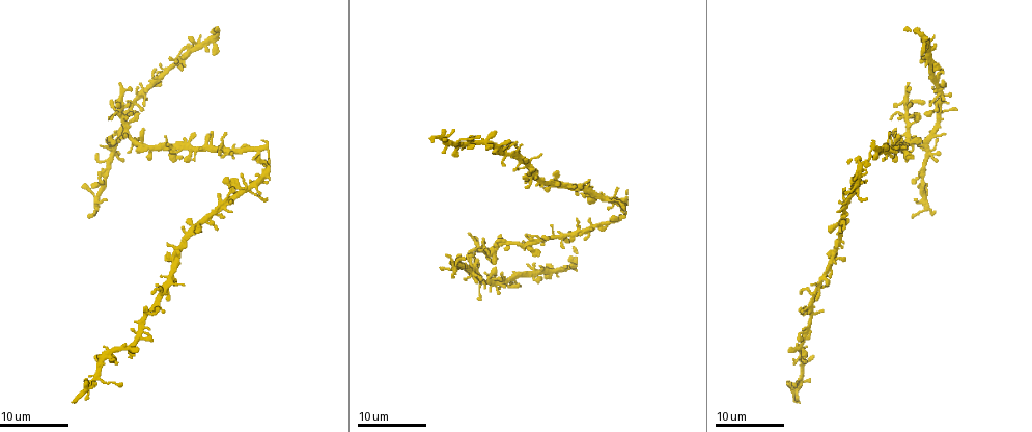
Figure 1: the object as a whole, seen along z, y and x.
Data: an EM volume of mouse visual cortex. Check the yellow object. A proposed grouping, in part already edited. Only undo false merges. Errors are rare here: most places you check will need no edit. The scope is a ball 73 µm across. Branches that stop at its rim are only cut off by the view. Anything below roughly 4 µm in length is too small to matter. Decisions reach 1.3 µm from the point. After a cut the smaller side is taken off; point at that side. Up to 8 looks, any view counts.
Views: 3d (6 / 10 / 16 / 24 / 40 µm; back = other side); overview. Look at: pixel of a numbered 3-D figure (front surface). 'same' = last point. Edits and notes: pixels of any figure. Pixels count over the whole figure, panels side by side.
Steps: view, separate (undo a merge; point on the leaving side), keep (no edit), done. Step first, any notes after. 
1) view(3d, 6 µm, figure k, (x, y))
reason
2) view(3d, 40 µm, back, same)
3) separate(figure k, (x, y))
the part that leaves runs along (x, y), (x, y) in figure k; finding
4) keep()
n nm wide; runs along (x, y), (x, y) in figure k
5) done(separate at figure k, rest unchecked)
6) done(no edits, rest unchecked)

view(3d, 16 µm, figure 1, (924, 208))
small branch off a trunk

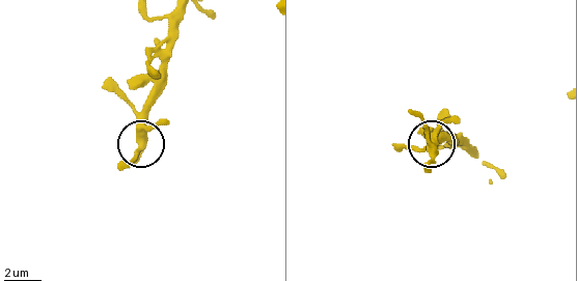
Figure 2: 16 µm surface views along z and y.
view(3d, 6 µm, figure 2, (431, 146))

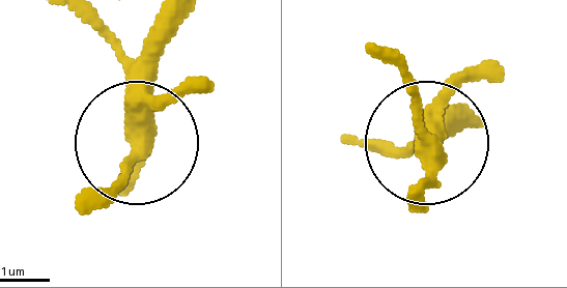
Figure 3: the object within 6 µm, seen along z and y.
view(3d, 6 µm, back, figure 3, (140, 132))

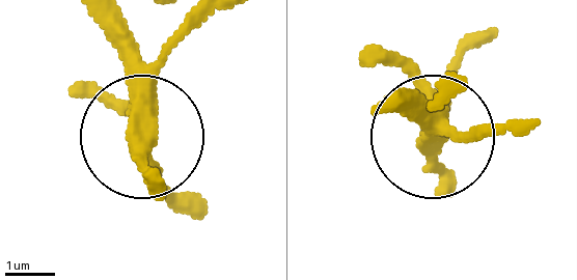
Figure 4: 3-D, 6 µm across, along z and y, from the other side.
keep()
runs along (89, 18), (118, 54), (172, 212) in figure 4; continuous, no second cell

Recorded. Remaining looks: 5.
view(3d, 16 µm, figure 1, (465, 144))
calibre changes

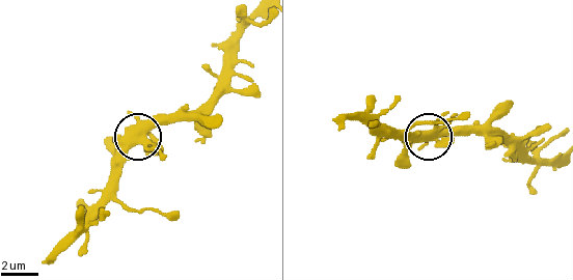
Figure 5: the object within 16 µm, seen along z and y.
view(3d, 6 µm, figure 5, (137, 143))

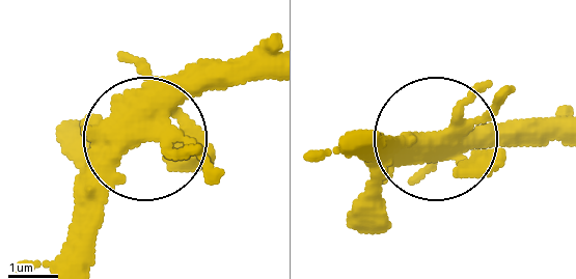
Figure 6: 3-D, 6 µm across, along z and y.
keep()
5 arms; runs along (265, 55), (215, 67), (128, 155), (82, 238) in figure 6; all the same cell

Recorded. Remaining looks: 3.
view(3d, 24 µm, figure 1, (529, 243))
thick turns thin

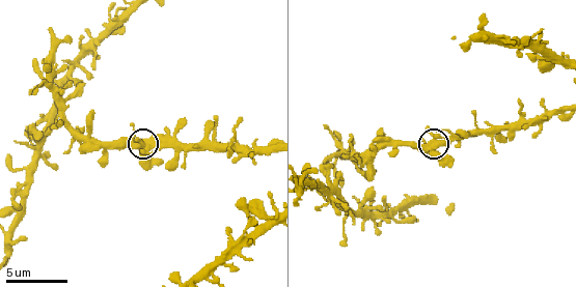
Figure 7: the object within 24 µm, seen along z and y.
view(3d, 6 µm, figure 7, (141, 144))
closer look

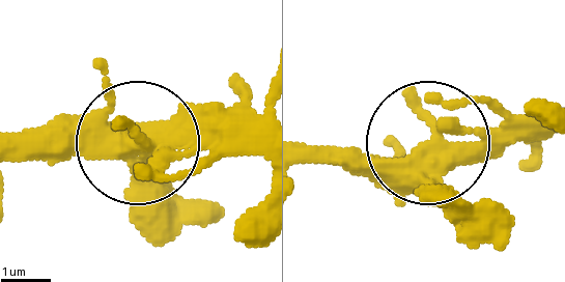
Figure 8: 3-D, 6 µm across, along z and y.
view(3d, 6 µm, back, figure 8, (429, 146))

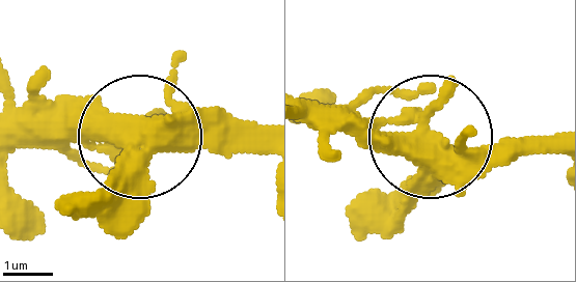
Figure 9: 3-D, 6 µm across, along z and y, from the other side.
keep()
410 nm wide; all the same cell

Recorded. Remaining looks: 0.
done(no edits, rest unchecked)

